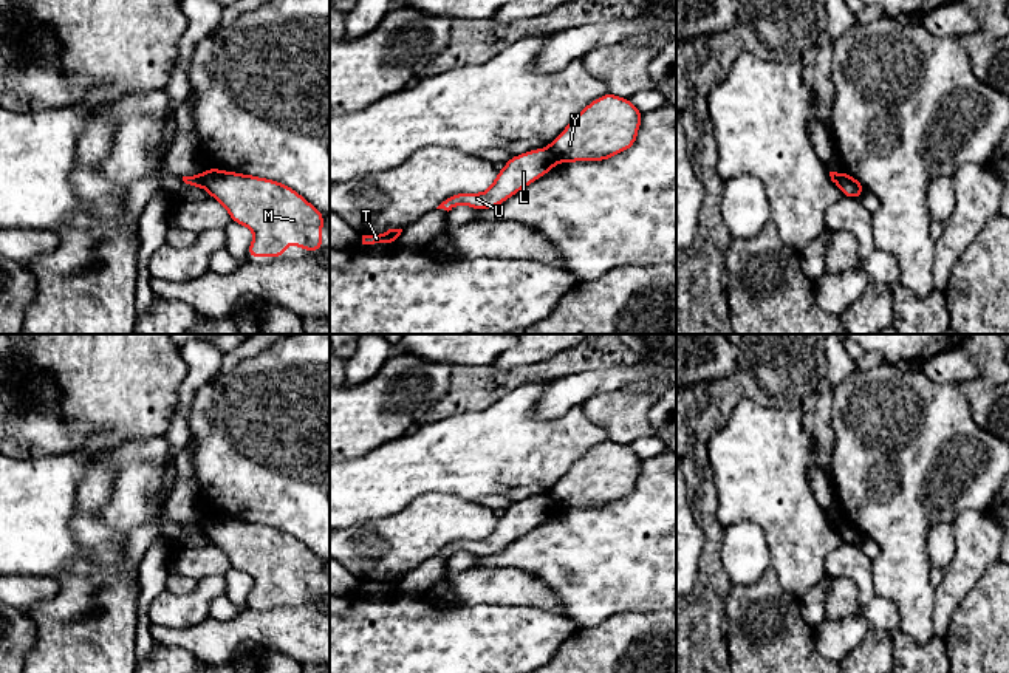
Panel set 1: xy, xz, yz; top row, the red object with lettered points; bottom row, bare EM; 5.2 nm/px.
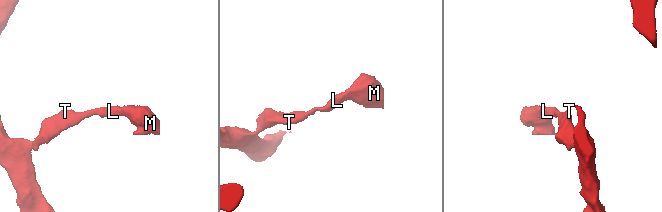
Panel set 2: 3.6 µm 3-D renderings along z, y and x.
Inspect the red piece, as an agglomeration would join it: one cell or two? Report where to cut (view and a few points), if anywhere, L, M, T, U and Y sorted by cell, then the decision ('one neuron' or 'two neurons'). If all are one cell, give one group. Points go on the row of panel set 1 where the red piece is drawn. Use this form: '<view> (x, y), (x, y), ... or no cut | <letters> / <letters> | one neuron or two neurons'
xz (547, 149), (556, 161) | L T U / M Y | two neurons

